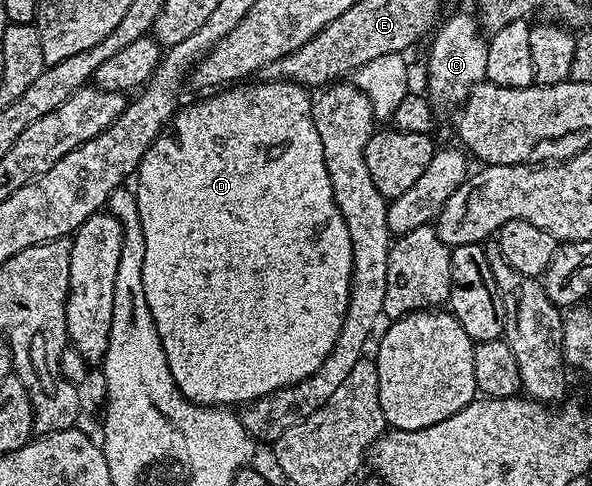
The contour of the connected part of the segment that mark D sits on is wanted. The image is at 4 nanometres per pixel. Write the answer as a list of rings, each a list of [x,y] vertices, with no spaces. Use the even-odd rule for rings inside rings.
[[[259,80],[256,86],[247,85],[251,84],[228,85],[212,93],[215,95],[204,102],[184,105],[176,110],[171,121],[153,140],[149,152],[145,152],[137,171],[139,183],[133,186],[137,212],[141,216],[141,232],[145,232],[145,264],[141,268],[145,300],[149,300],[149,312],[161,336],[169,372],[173,372],[177,388],[190,402],[199,406],[239,408],[313,376],[337,344],[351,299],[353,244],[349,240],[345,216],[337,208],[333,184],[325,168],[321,136],[317,136],[317,124],[313,124],[311,115],[312,95],[307,95],[310,94],[308,87],[286,80]]]

